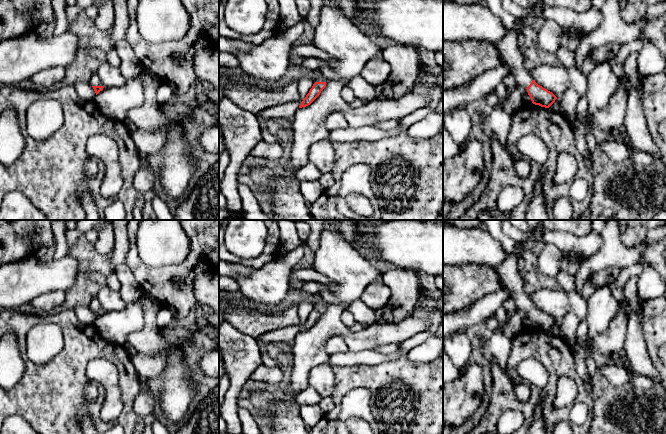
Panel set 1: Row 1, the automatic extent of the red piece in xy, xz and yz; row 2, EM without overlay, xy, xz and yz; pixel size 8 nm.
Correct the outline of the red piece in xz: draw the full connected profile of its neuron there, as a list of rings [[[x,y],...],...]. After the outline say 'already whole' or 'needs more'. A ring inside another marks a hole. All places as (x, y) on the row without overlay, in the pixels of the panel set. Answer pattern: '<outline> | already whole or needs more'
[[[319,297],[316,306],[313,308],[309,317],[301,326],[299,332],[310,329],[320,319],[321,315],[326,311],[326,306],[327,303],[321,297]]] | needs more

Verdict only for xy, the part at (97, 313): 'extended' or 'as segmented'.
extended

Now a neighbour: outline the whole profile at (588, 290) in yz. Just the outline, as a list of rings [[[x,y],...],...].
[[[595,271],[590,273],[590,276],[586,282],[586,285],[583,287],[581,295],[586,299],[589,300],[593,293],[598,289],[594,284],[591,283],[591,277],[594,275]]]

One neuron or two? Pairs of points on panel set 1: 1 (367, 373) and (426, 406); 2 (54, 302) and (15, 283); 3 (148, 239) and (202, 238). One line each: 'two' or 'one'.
1: one
2: two
3: two

